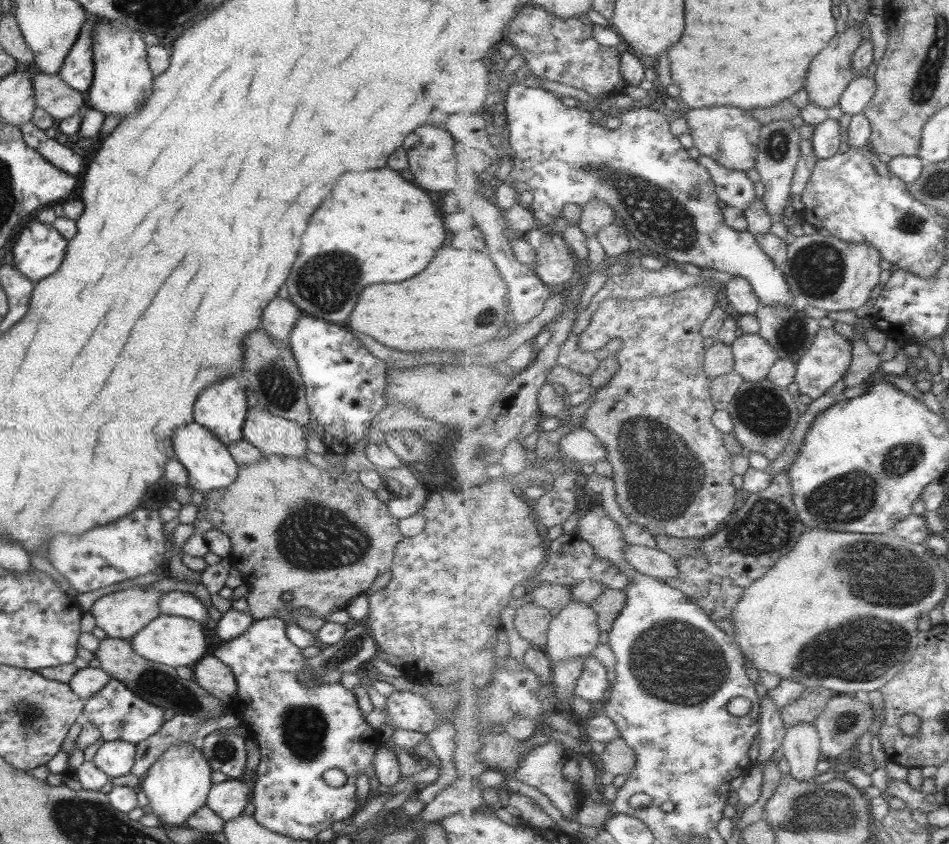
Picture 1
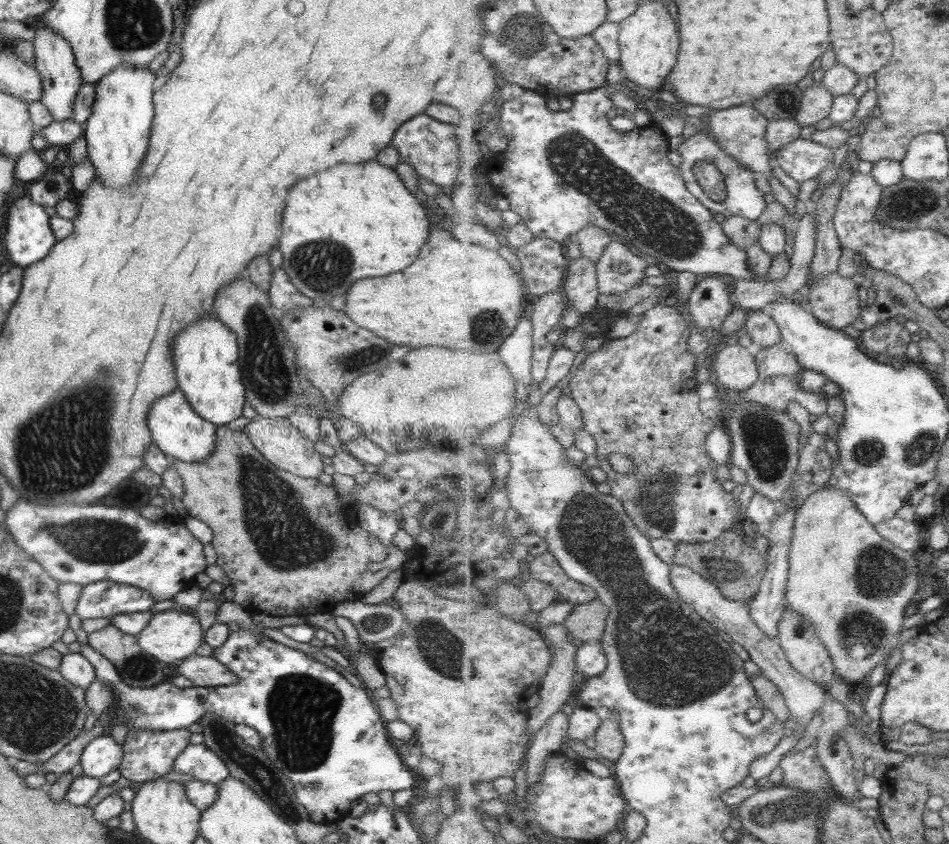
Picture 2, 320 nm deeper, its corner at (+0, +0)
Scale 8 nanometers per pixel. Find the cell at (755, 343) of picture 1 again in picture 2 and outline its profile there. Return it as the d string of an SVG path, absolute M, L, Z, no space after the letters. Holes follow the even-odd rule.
M740 344L725 346L714 360L715 384L743 392L752 388L760 379L755 351Z

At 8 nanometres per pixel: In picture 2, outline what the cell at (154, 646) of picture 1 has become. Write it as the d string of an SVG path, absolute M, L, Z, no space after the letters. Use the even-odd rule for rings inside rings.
M171 608L154 613L136 641L142 651L159 662L178 663L193 655L201 644L201 628L197 617Z

